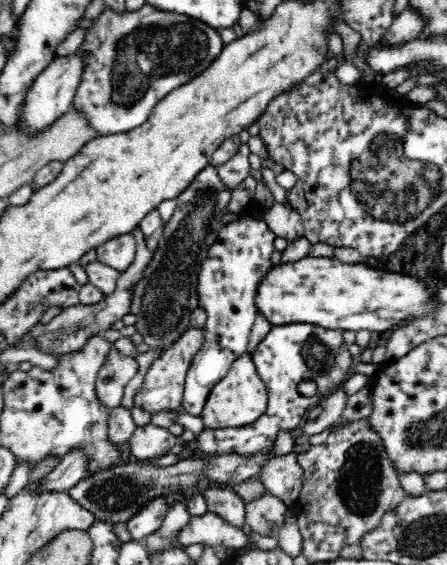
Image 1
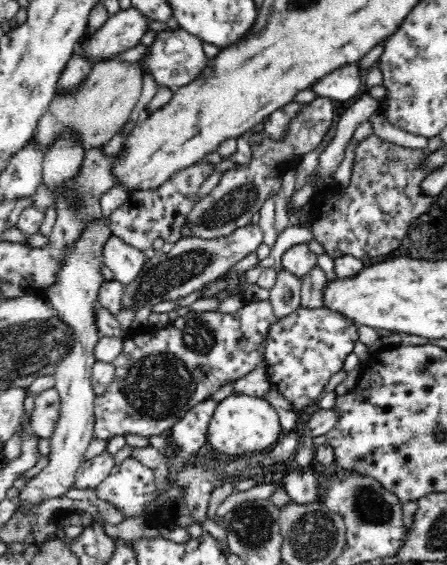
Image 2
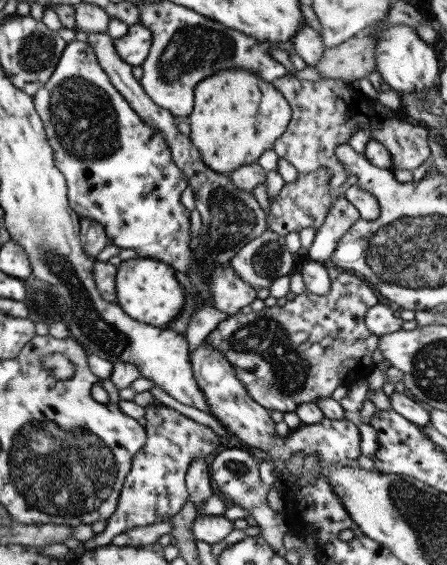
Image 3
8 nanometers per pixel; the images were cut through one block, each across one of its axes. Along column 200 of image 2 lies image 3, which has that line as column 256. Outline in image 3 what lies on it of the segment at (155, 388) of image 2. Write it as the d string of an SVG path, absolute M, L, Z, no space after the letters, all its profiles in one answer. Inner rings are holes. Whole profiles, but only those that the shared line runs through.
M342 273L333 280L331 291L326 295L317 295L306 289L284 306L230 315L218 323L206 339L225 354L248 394L258 404L268 411L294 412L298 405L331 397L338 386L355 384L374 372L376 365L372 361L372 353L379 346L379 337L368 330L365 317L368 310L378 304L378 296L360 276Z

